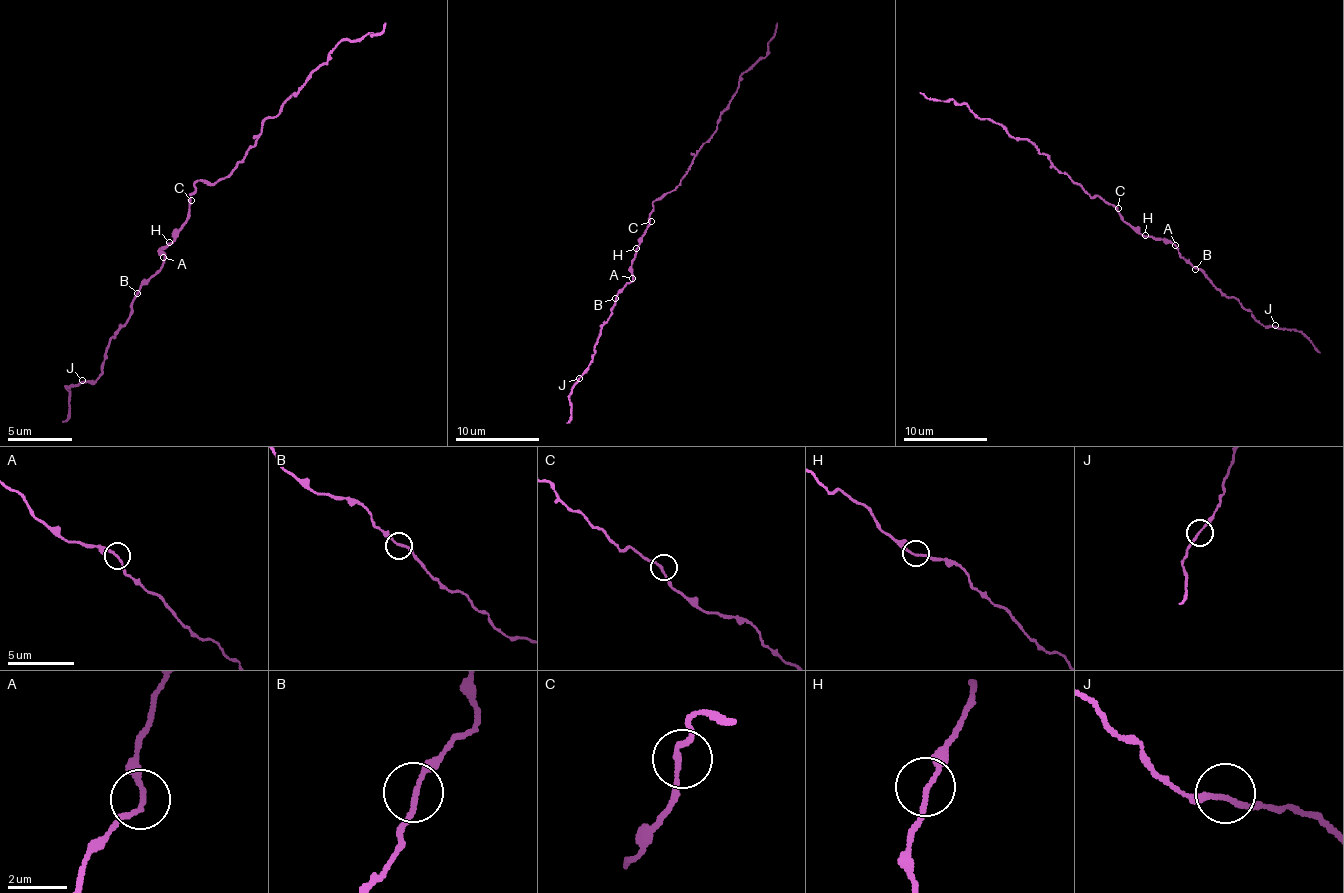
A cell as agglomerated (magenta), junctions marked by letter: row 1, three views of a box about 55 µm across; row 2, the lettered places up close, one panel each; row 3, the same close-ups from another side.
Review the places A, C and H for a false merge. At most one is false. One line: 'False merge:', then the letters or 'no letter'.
False merge: no letter

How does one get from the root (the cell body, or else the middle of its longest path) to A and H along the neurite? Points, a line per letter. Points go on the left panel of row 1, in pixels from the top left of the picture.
A: (188, 200), (188, 219), (179, 229), (179, 235), (162, 248), (162, 258)
H: (188, 200), (188, 219), (179, 229), (179, 235), (169, 242)

